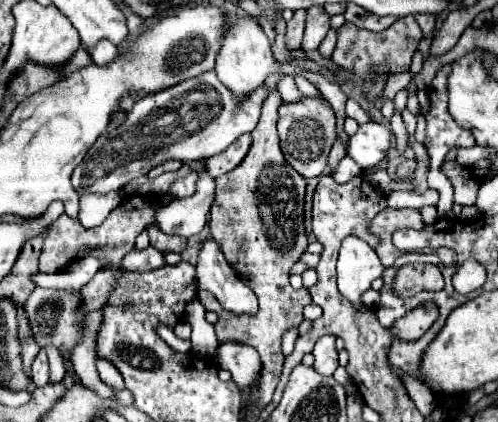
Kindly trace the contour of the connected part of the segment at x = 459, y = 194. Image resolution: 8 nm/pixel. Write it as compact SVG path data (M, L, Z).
M445 161L443 173L451 179L454 189L454 203L462 206L471 206L475 203L479 181L471 175L471 171L457 161Z

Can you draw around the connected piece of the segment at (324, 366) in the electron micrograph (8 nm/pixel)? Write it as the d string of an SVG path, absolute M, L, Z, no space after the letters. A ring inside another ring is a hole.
M325 335L315 343L313 349L315 355L315 369L321 375L333 375L333 371L339 366L338 351L335 346L335 337L333 335Z

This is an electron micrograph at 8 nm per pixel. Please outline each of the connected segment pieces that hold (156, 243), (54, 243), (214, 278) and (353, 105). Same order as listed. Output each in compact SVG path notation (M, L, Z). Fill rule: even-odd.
M151 227L149 229L149 237L151 237L151 247L155 247L159 251L175 251L175 253L181 253L181 249L183 249L183 239L181 237L167 235L159 227Z
M127 195L117 209L113 209L109 213L109 217L103 221L103 225L93 227L93 229L85 229L81 225L79 219L71 219L65 213L53 221L49 235L43 243L43 253L39 257L39 271L45 273L53 273L63 269L63 265L71 263L71 253L73 257L85 257L85 255L93 255L103 263L103 269L109 269L113 265L119 265L123 261L123 257L135 249L135 239L137 235L151 223L155 223L155 213L161 207L161 197L149 197L149 201L145 199L145 195Z
M209 239L199 253L197 287L213 293L221 307L235 315L251 315L258 310L255 293L233 273L225 255L217 247L217 243L213 243L213 239Z
M347 99L347 105L345 105L345 113L349 115L349 117L353 117L359 125L361 123L367 123L369 121L369 115L367 115L367 111L355 101L355 99Z

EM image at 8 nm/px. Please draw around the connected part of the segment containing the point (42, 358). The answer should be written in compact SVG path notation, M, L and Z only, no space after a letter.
M39 353L31 365L31 379L37 387L43 387L45 383L49 383L49 361L45 353Z

